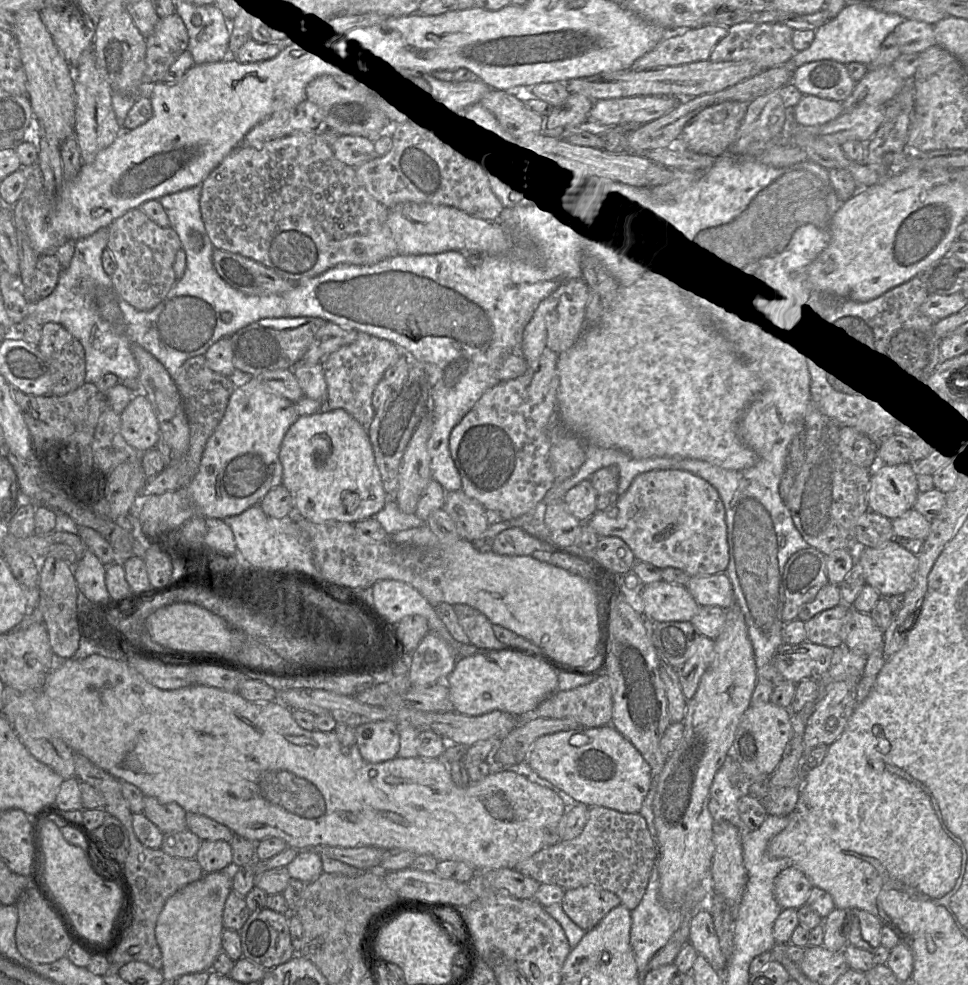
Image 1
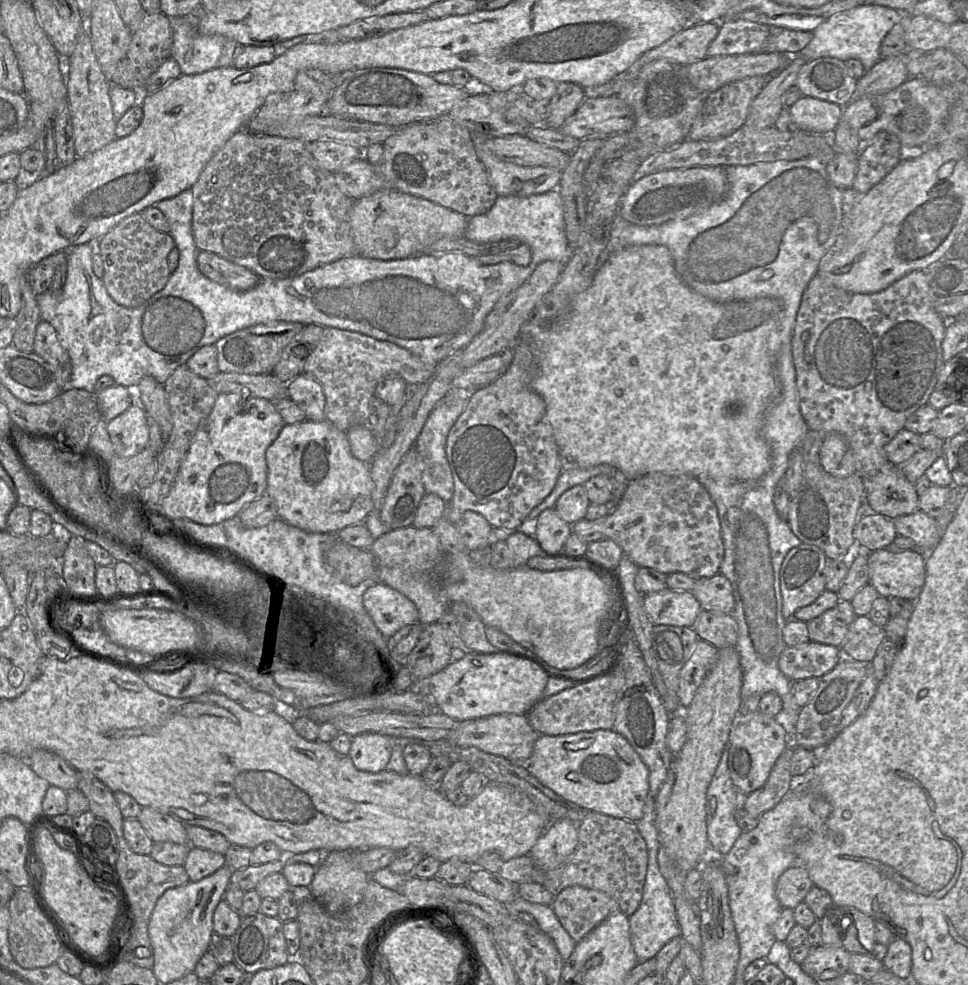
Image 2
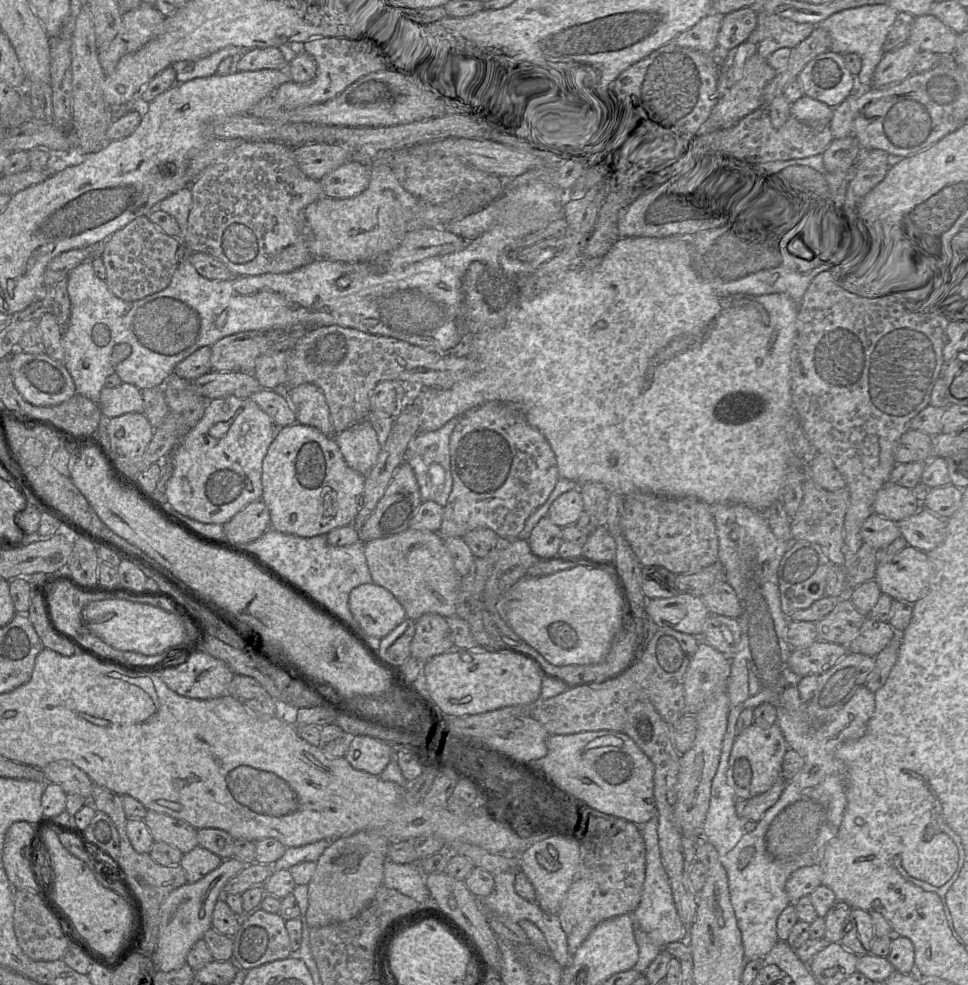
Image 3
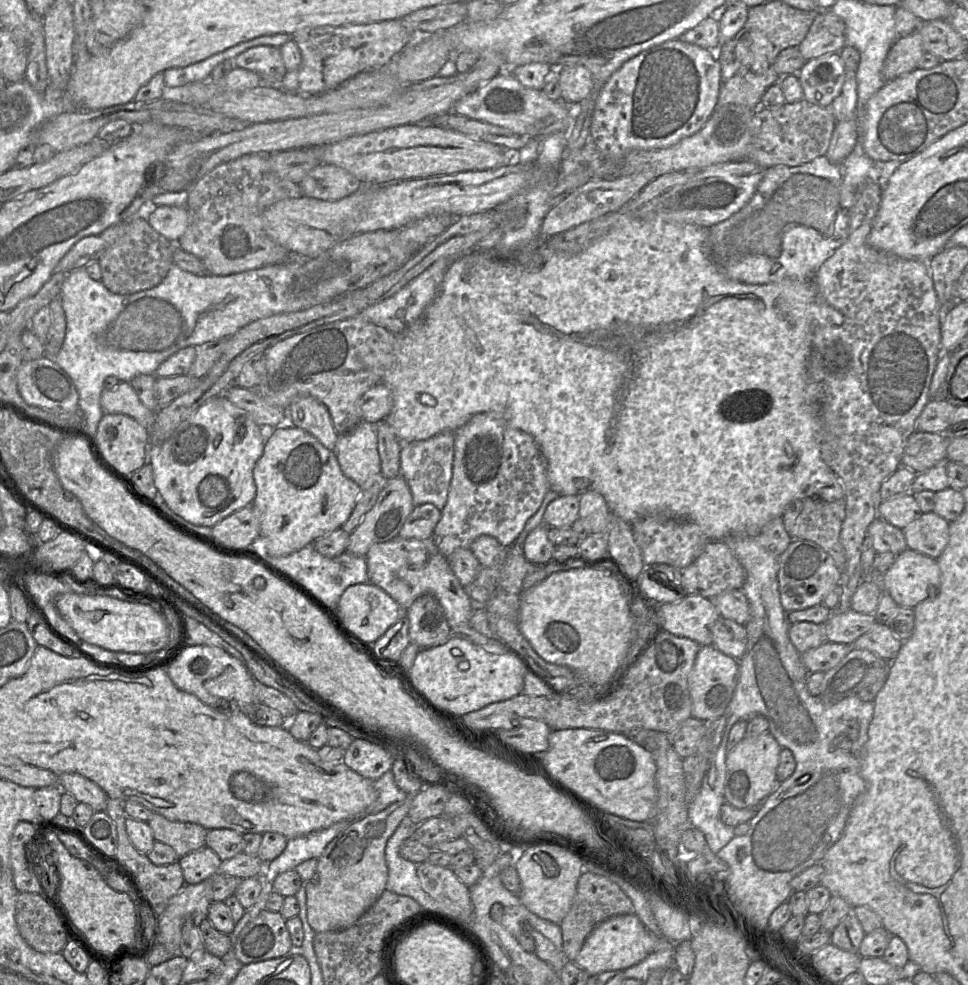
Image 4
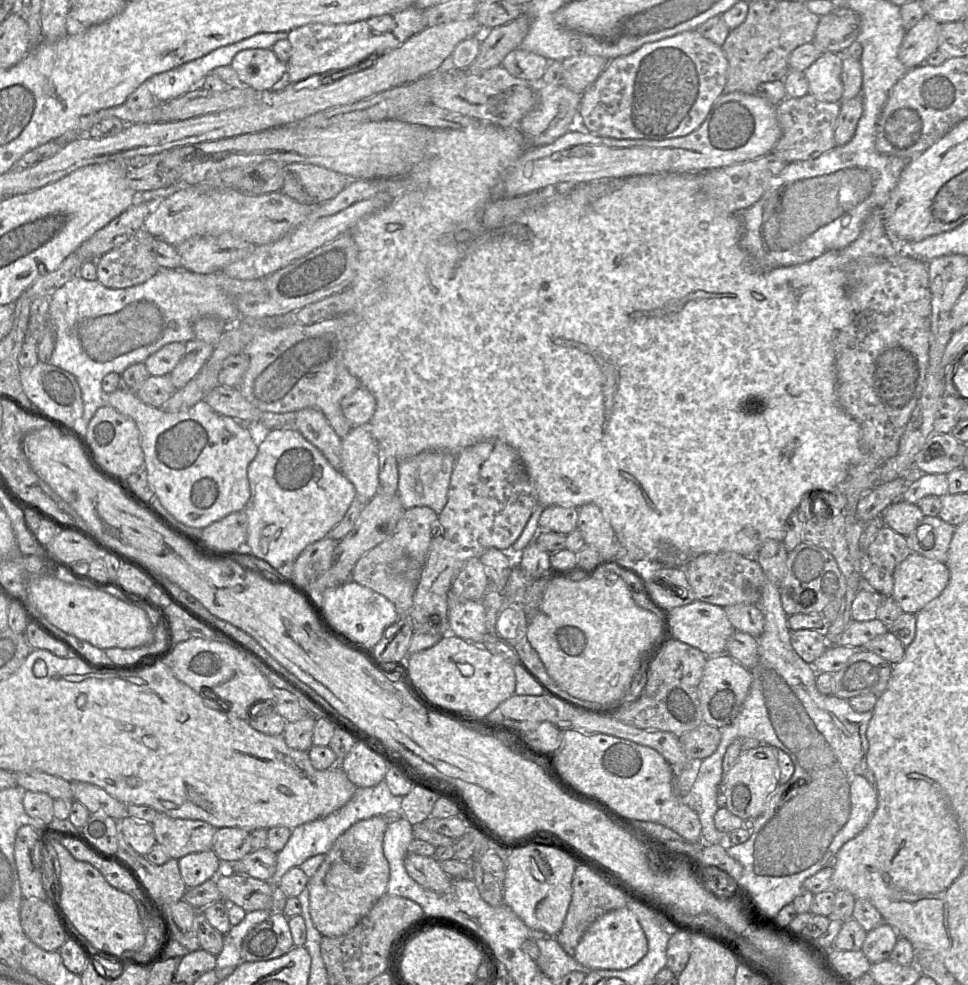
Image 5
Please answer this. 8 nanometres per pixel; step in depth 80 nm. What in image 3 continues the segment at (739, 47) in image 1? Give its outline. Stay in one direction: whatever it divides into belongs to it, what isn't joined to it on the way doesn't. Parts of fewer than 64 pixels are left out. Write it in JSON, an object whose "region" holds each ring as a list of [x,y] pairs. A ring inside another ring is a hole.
{"region":[[[750,8],[722,17],[717,34],[717,53],[725,53],[746,41],[756,25],[757,14]]]}

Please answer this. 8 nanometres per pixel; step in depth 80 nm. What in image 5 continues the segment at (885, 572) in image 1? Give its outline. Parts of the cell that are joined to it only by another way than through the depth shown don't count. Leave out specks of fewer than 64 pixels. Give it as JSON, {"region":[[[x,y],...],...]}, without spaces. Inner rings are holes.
{"region":[[[910,553],[893,571],[892,599],[902,612],[917,614],[947,587],[950,572],[946,562]]]}

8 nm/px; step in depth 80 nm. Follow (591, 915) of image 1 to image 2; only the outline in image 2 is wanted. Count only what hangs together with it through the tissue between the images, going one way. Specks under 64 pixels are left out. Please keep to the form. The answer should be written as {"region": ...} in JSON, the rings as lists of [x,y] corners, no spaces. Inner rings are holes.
{"region":[[[569,886],[555,895],[551,904],[555,915],[571,938],[580,942],[608,916],[620,911],[608,894],[582,886]]]}

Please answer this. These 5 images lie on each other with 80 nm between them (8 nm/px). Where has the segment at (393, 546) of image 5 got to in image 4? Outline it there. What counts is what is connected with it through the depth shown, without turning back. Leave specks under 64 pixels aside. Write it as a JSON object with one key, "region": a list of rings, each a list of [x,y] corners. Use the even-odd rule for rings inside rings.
{"region":[[[431,503],[415,506],[397,537],[420,540],[432,538],[434,529],[441,518],[441,513],[442,512]]]}

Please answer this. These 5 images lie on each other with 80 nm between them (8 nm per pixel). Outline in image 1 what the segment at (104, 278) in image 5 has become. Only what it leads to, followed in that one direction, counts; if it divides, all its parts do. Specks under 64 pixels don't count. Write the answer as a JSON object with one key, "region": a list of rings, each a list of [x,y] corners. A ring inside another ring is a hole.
{"region":[[[134,208],[117,218],[109,226],[107,249],[110,250],[116,268],[110,276],[112,289],[132,307],[147,311],[158,305],[175,284],[173,264],[181,241],[177,232],[168,227],[160,227],[144,211]]]}

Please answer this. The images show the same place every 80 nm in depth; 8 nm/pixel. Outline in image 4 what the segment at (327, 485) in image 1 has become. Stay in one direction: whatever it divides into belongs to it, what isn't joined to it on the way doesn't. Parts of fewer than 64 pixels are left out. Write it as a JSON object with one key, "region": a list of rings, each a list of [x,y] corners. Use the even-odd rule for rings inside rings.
{"region":[[[290,423],[275,427],[254,465],[253,479],[256,495],[251,506],[258,512],[259,547],[268,557],[287,556],[341,528],[363,491],[343,474],[334,451]]]}

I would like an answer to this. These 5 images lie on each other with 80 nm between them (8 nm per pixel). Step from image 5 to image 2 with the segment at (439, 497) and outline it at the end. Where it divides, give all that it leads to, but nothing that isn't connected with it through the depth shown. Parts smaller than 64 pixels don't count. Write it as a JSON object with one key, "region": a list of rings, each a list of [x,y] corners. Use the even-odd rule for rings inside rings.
{"region":[[[452,388],[442,397],[429,415],[414,448],[421,460],[422,481],[426,493],[434,493],[445,502],[449,502],[454,493],[454,479],[446,455],[448,434],[464,411],[471,397],[473,389]]]}

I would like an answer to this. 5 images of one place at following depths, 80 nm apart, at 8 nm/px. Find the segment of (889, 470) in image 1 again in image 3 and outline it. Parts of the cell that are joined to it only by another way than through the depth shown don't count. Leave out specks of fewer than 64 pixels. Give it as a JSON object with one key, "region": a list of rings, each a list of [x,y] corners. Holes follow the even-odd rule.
{"region":[[[887,481],[877,492],[874,512],[894,522],[909,518],[924,508],[913,490]]]}

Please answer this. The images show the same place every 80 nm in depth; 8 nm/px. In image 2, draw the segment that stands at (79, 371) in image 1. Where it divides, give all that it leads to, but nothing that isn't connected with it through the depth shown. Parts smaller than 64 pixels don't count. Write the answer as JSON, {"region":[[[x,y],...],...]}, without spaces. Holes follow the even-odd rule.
{"region":[[[45,320],[38,323],[33,351],[51,365],[62,389],[72,388],[69,387],[72,372],[71,359],[51,323]]]}

